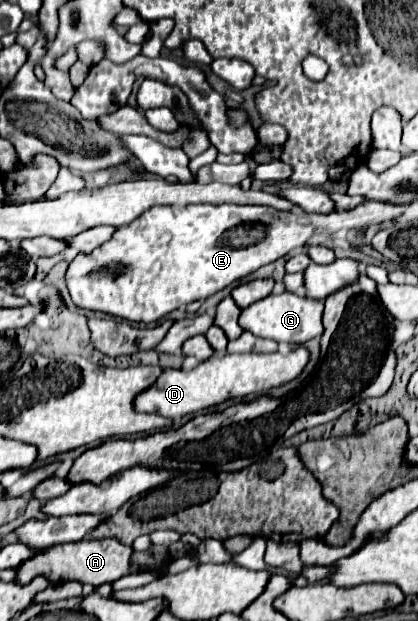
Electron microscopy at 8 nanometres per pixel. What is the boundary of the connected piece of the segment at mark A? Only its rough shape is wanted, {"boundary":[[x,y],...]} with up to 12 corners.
{"boundary":[[115,538],[51,546],[17,568],[101,586],[139,574],[133,548]]}

